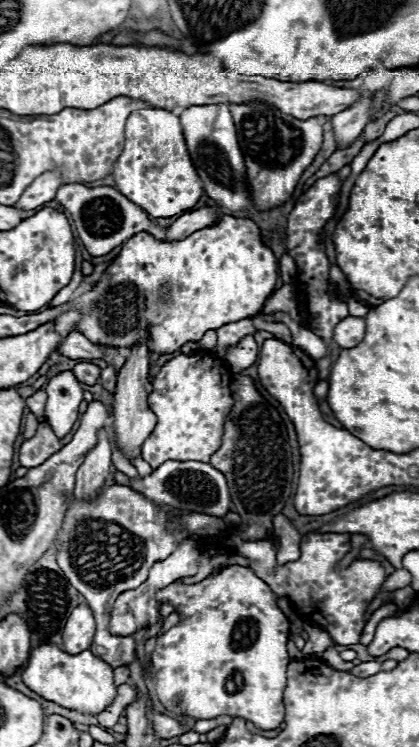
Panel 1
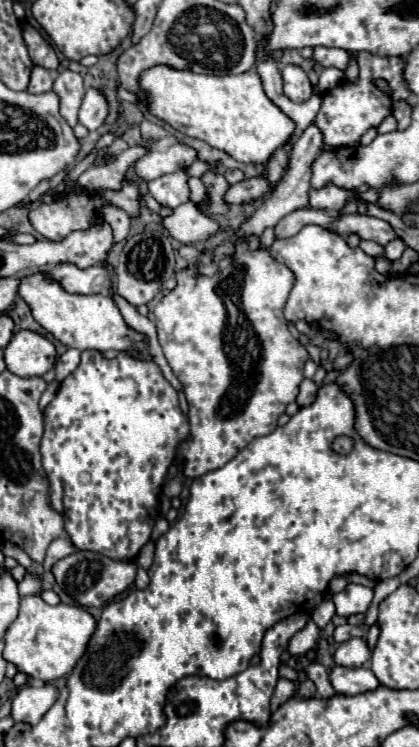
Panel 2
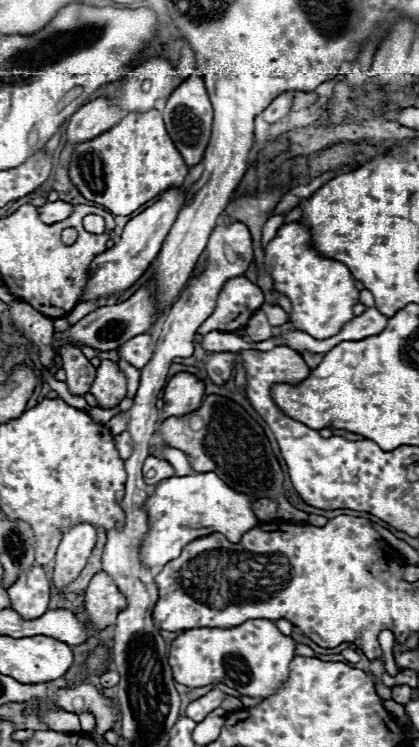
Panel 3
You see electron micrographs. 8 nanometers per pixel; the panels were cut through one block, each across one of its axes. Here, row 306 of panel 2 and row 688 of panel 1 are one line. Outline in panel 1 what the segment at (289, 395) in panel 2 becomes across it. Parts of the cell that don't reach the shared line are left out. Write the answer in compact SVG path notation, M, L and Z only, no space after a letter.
M226 566L222 568L218 574L214 576L208 576L196 584L182 584L182 582L174 582L162 590L156 592L156 602L158 604L172 604L174 606L174 612L178 612L180 616L180 622L176 626L162 632L158 638L156 638L156 648L152 652L152 674L154 674L154 682L156 682L156 696L160 700L160 704L172 712L172 714L184 714L184 716L190 716L194 720L214 720L218 716L232 716L232 718L244 718L244 720L250 720L254 722L258 728L262 730L274 730L276 726L280 726L280 722L284 720L284 704L282 704L282 692L284 692L284 686L286 686L286 668L290 664L290 656L288 656L288 650L284 644L288 644L288 632L290 632L290 622L288 618L284 616L284 612L278 608L276 604L276 596L272 594L270 586L258 578L252 570L248 570L246 566Z

